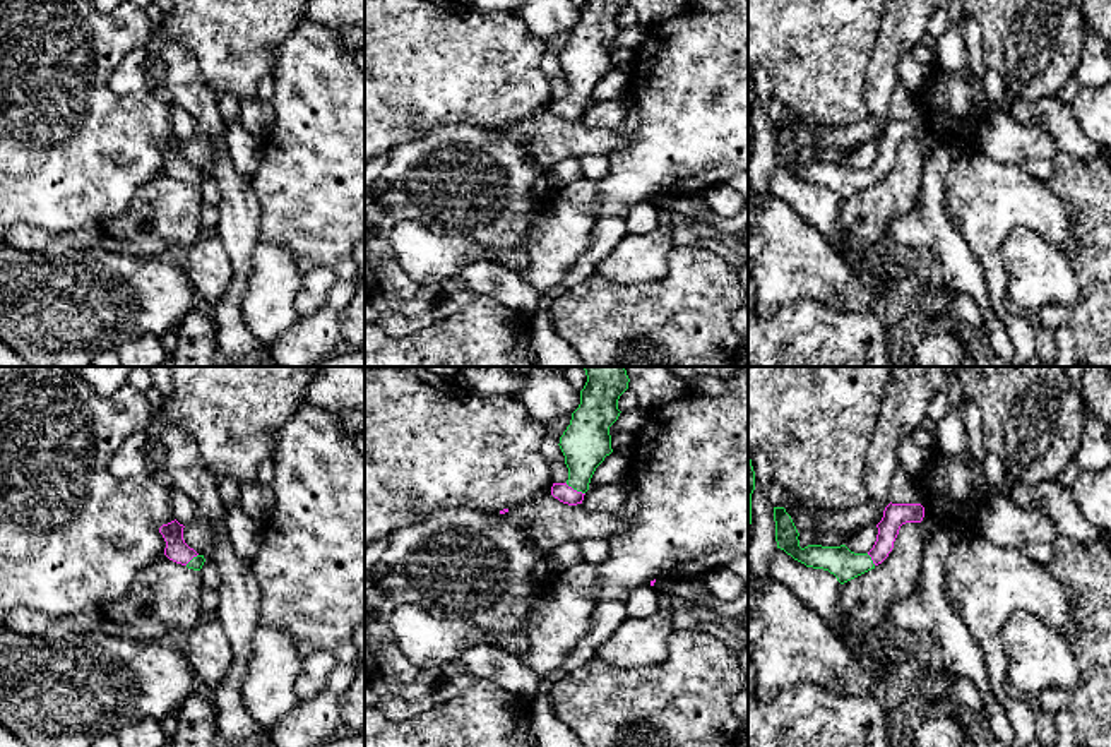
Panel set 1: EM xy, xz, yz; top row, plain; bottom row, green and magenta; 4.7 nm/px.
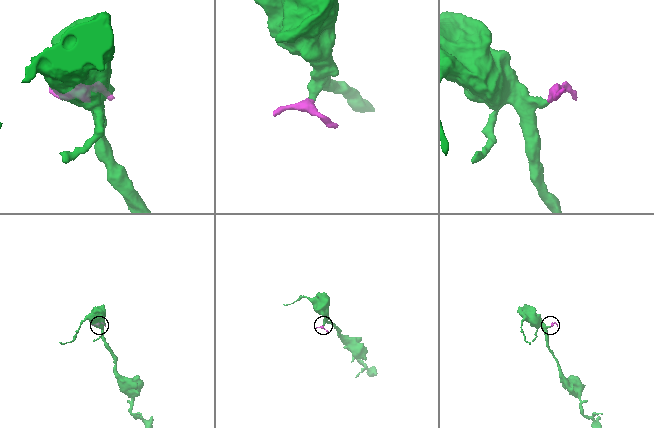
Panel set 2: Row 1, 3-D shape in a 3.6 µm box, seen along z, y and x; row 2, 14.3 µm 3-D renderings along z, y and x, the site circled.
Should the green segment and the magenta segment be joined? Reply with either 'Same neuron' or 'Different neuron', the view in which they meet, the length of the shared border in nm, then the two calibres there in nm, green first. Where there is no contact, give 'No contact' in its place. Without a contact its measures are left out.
Same neuron. Touches green in xz. Shared border 110 nm. Thickness 220 nm (green) against 90 nm

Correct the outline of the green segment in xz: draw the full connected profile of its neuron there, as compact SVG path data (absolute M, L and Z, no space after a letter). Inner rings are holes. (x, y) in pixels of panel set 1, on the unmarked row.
M585 0L580 21L560 53L568 84L565 99L553 99L551 111L563 120L582 120L596 84L613 69L609 43L618 36L618 15L628 0Z

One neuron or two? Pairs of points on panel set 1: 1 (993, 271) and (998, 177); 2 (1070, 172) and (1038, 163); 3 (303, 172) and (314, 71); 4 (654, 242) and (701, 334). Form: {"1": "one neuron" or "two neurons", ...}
{"1": "one neuron", "2": "two neurons", "3": "one neuron", "4": "two neurons"}

